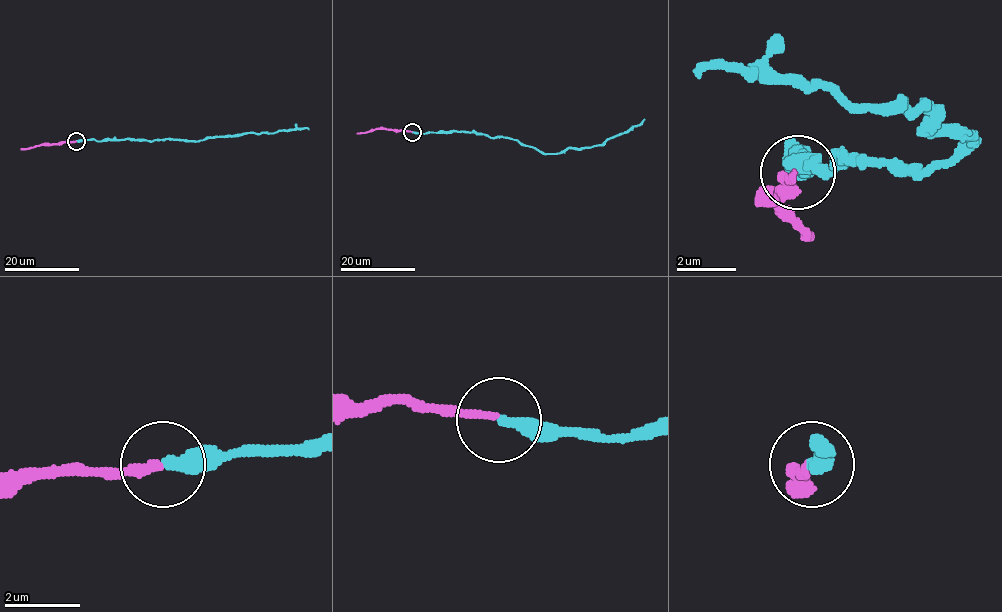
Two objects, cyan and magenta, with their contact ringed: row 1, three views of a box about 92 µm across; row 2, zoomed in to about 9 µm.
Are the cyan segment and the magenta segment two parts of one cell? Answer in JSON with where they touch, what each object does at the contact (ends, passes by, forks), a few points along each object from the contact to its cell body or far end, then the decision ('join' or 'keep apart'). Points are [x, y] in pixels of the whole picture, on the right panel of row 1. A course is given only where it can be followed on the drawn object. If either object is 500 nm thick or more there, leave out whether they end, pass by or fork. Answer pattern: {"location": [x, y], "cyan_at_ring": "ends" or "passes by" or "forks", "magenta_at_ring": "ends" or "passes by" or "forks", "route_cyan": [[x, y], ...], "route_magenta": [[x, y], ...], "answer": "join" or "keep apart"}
{"location": [797, 172], "cyan_at_ring": "ends", "magenta_at_ring": "ends", "route_cyan": [[799, 170], [799, 155], [814, 170], [844, 163], [837, 155], [926, 170], [971, 140], [904, 103], [694, 73]], "route_magenta": [[799, 170], [784, 178], [777, 200], [814, 237]], "answer": "join"}

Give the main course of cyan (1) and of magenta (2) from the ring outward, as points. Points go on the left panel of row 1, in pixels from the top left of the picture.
1: (76, 141), (199, 141), (209, 137), (308, 129)
2: (76, 141), (21, 149)

